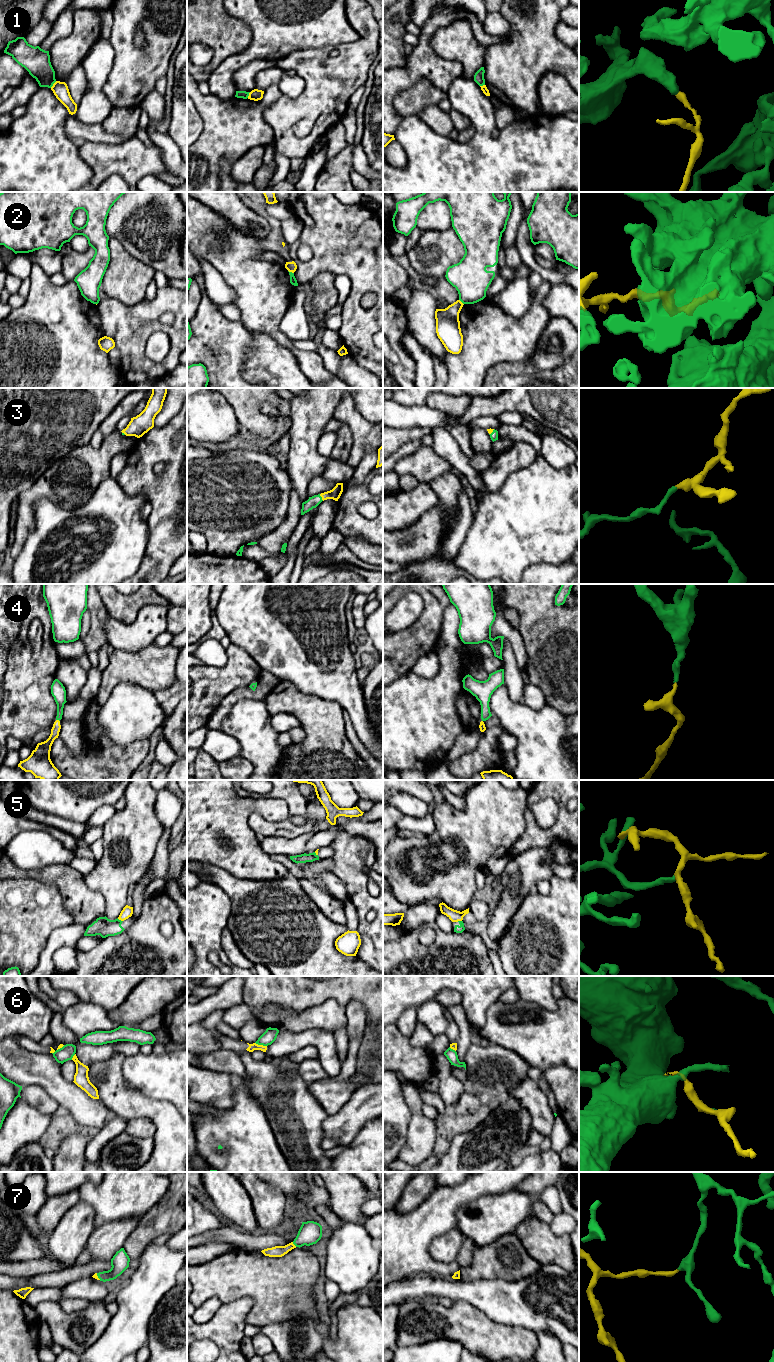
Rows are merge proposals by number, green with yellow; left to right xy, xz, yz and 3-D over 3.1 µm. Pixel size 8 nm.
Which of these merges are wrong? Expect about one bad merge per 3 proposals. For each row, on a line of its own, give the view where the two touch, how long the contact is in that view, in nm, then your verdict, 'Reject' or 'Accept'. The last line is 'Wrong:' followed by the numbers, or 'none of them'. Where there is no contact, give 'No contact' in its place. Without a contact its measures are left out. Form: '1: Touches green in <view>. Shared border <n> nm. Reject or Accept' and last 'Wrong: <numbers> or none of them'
1: Touches green in xy. Shared border 80 nm. Reject
2: Touches green in xz. Shared border 50 nm. Reject
3: Touches green in xz. Shared border 70 nm. Accept
4: Touches green in xy. Shared border 40 nm. Accept
5: Touches green in xy. Shared border 50 nm. Reject
6: Touches green in xz. Shared border 100 nm. Reject
7: Touches green in xz. Shared border 50 nm. Accept
Wrong: 1, 2, 5, 6

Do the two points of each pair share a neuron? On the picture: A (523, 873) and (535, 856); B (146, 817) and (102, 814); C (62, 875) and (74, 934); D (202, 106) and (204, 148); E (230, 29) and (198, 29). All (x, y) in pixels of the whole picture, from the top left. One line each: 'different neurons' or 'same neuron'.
A: same neuron
B: different neurons
C: same neuron
D: same neuron
E: same neuron

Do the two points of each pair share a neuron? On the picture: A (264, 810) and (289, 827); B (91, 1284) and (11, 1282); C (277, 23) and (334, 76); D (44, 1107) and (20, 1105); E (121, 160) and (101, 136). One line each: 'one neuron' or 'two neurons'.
A: two neurons
B: two neurons
C: two neurons
D: two neurons
E: two neurons

